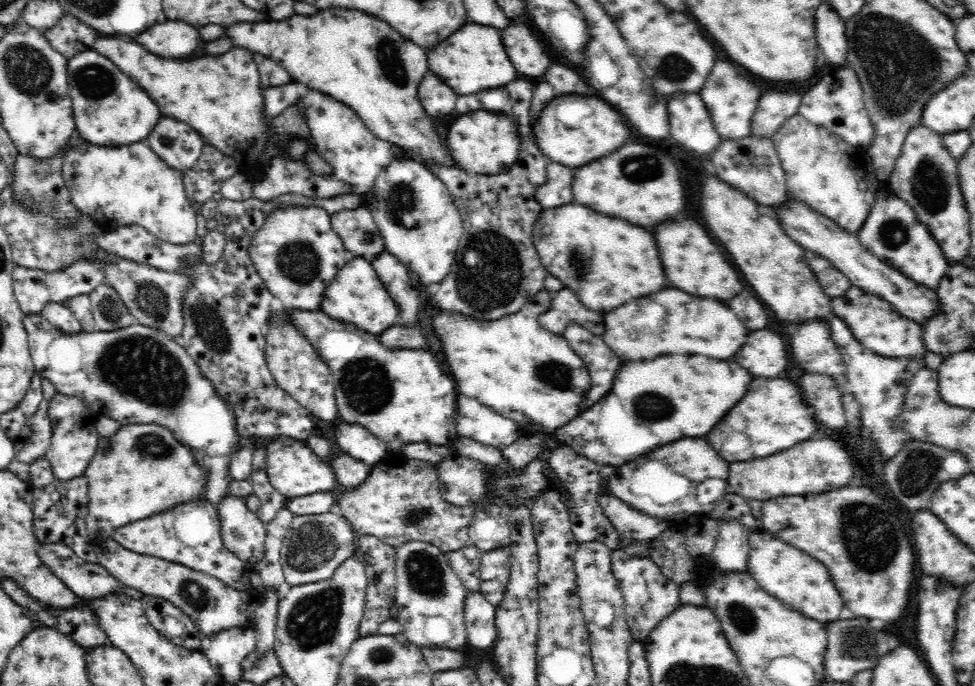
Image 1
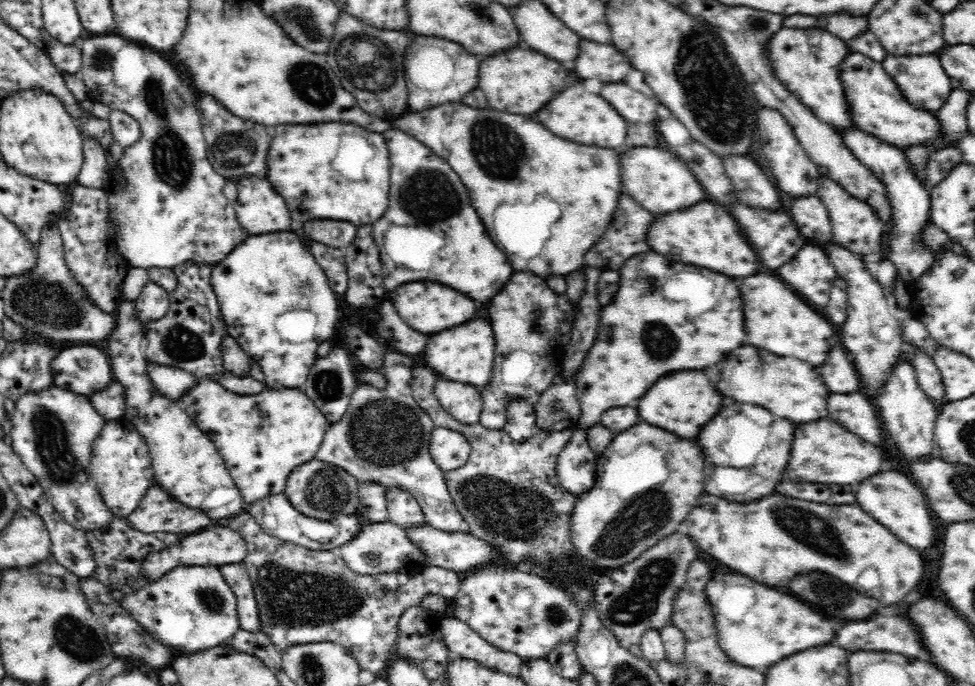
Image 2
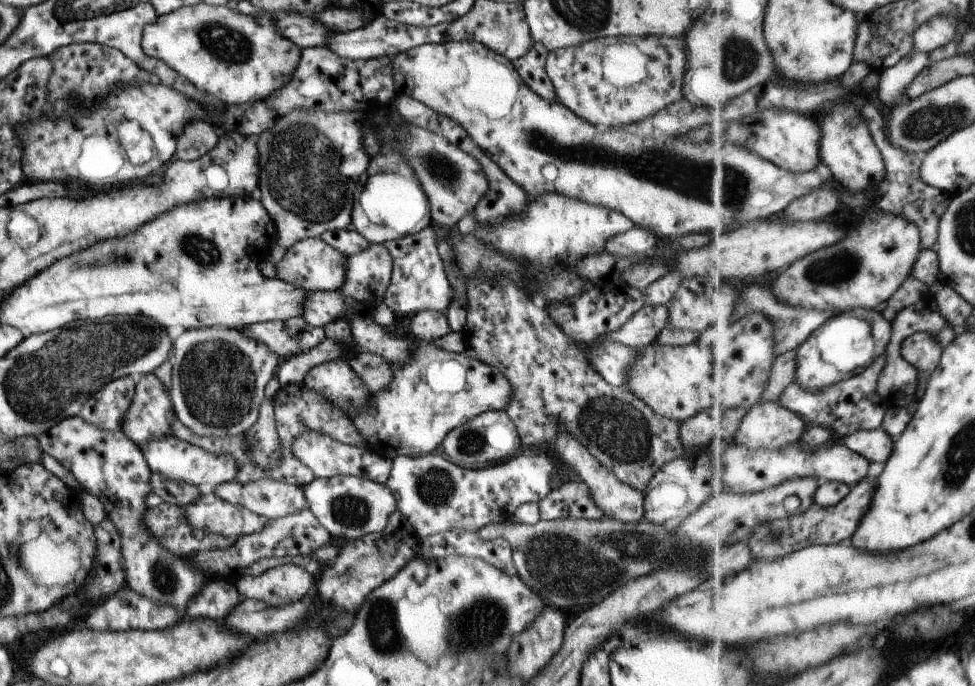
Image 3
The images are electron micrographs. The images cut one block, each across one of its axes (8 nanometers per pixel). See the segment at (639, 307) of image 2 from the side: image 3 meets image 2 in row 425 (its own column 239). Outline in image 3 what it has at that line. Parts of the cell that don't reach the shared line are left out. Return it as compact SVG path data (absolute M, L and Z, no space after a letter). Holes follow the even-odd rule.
M292 562L258 576L241 575L235 585L241 599L261 600L267 606L284 606L305 597L315 579Z

